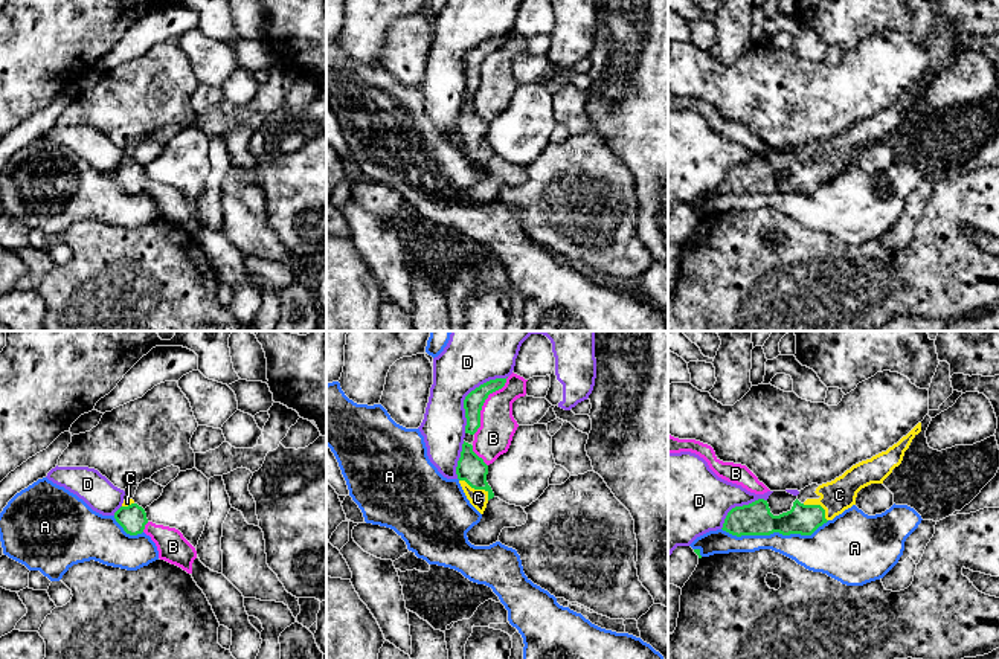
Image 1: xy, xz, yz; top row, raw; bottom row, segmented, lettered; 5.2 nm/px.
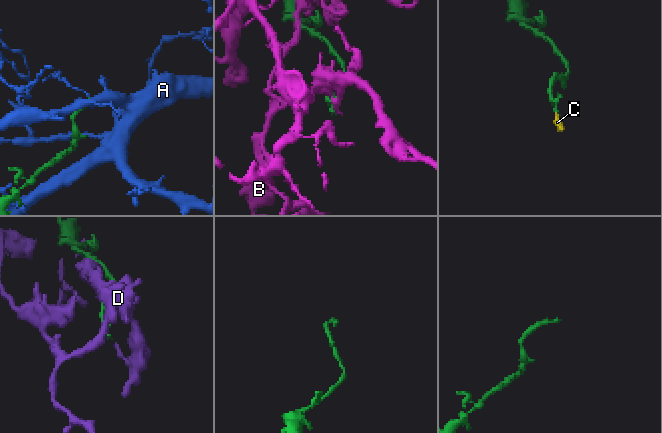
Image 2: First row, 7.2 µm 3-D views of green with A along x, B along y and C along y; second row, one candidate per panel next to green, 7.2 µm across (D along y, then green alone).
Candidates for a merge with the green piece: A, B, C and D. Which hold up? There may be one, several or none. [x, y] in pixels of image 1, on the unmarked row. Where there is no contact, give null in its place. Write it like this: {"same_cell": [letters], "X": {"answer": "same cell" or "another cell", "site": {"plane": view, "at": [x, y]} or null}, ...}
{"same_cell": ["C"], "A": {"answer": "another cell", "site": {"plane": "yz", "at": [775, 189]}}, "B": {"answer": "another cell", "site": {"plane": "xz", "at": [484, 60]}}, "C": {"answer": "same cell", "site": {"plane": "xz", "at": [476, 147]}}, "D": {"answer": "another cell", "site": {"plane": "xz", "at": [468, 52]}}}

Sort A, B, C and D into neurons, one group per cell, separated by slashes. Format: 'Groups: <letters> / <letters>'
Groups: A / B / C / D

